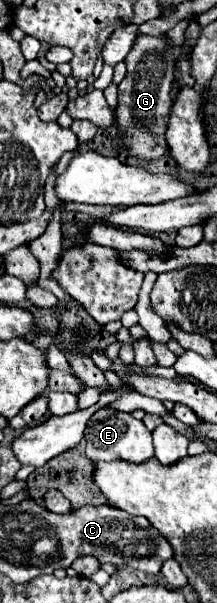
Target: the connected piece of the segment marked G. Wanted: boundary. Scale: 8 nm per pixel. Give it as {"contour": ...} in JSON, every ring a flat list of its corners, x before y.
{"contour":[[191,22,185,30,185,44,173,46,163,36,143,36,139,34,131,52,127,54,127,76,119,84,119,104,115,108,117,112,117,128,123,134,123,142,129,148,129,152,137,158,155,160,167,152,167,140,165,140,165,120,169,116,169,108,173,104,171,90,175,82,175,64,177,56,181,56,185,50,193,48,197,38,201,36,201,24]]}

